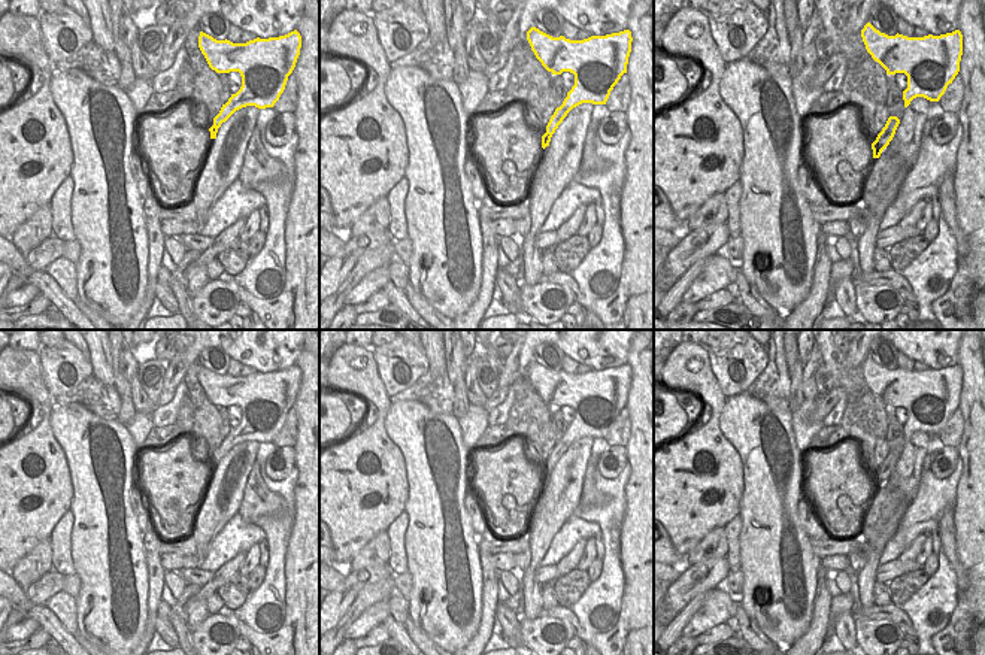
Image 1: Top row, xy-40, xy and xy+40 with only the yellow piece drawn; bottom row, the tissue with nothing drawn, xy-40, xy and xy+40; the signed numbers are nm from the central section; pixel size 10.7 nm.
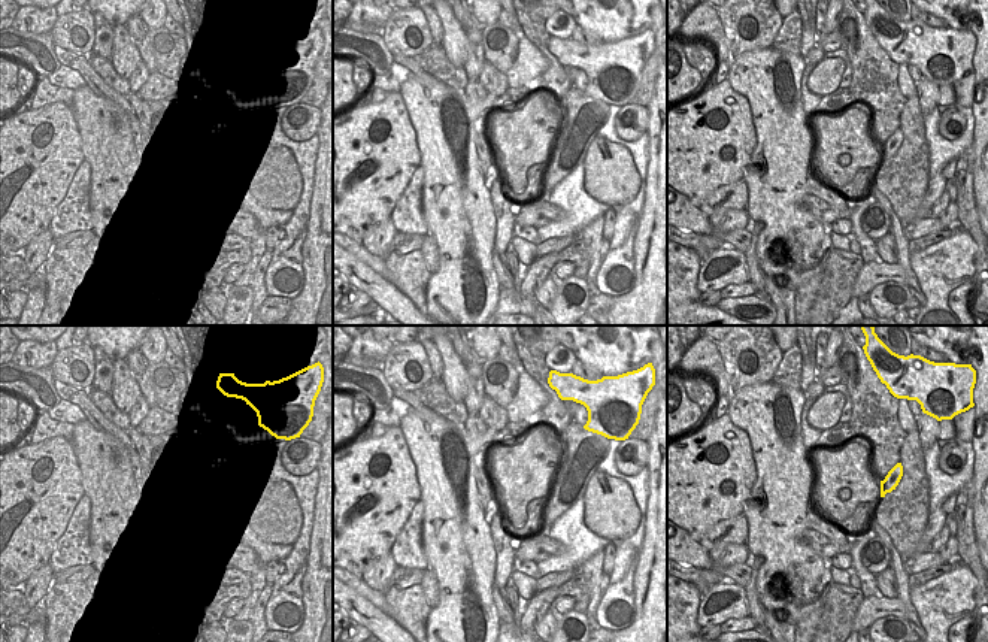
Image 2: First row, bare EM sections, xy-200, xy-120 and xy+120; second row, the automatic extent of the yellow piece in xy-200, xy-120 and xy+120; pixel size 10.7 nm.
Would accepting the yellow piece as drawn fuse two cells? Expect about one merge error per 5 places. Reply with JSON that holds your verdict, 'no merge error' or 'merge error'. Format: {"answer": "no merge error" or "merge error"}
{"answer": "merge error"}

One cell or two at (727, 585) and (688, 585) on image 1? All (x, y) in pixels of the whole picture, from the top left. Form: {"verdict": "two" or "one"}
{"verdict": "two"}

